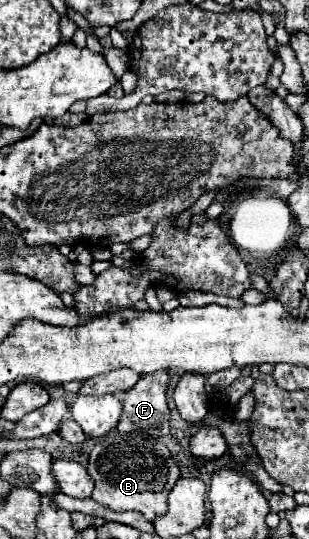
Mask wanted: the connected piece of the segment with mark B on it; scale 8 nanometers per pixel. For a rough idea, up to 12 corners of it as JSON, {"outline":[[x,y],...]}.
{"outline":[[110,431],[90,451],[92,499],[168,511],[180,479],[166,439]]}

